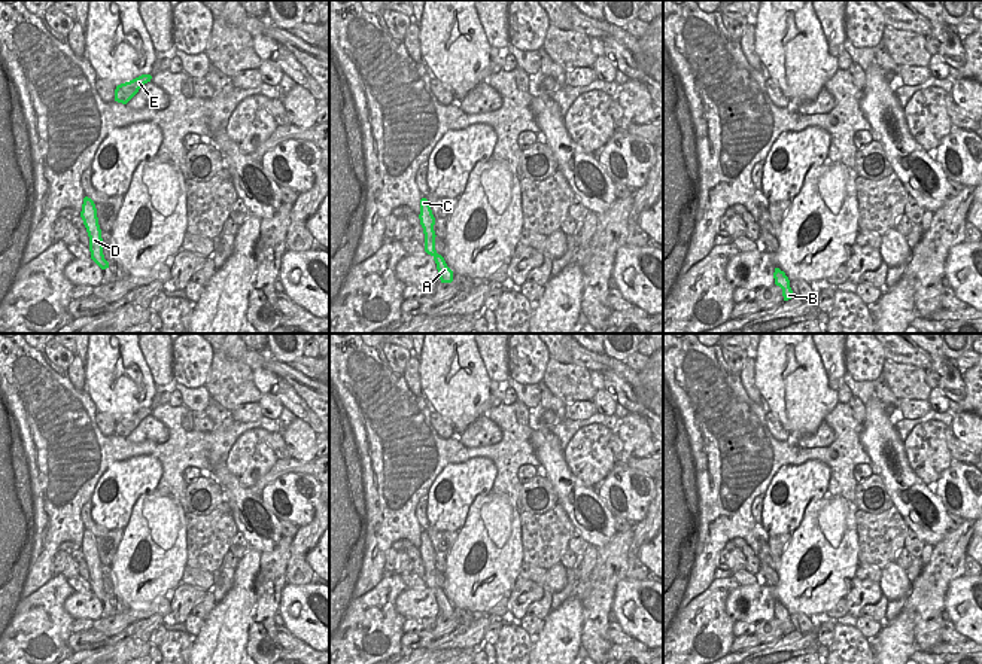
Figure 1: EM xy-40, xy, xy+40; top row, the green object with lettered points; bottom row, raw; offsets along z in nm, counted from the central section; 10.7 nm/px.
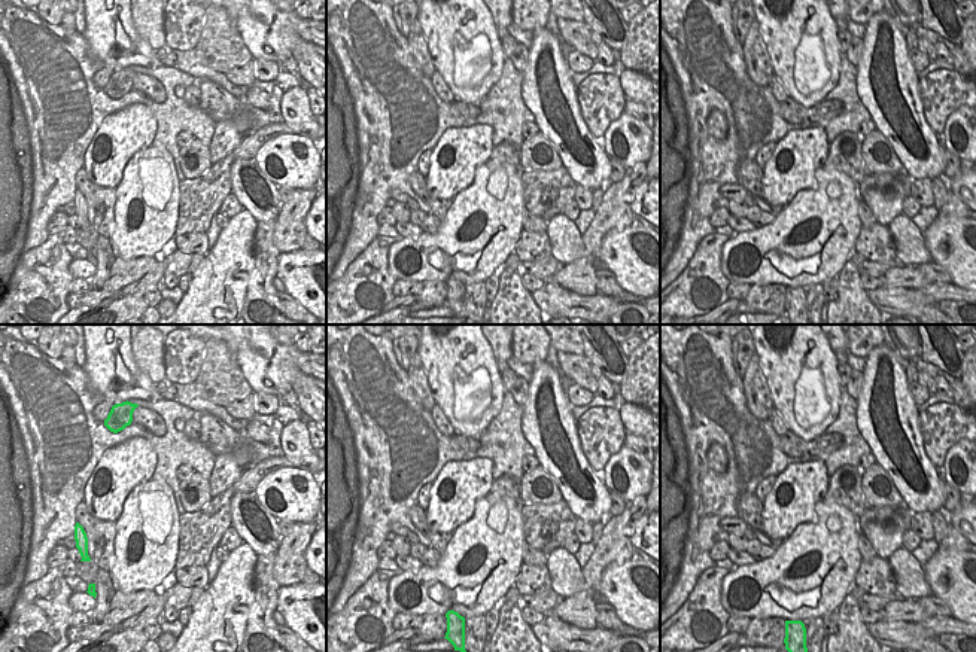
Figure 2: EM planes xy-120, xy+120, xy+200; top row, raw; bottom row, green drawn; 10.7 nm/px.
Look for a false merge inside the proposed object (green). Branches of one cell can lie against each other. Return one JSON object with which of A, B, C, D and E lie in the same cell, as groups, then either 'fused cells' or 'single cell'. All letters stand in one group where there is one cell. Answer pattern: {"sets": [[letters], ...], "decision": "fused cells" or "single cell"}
{"sets": [["A", "B", "C", "D", "E"]], "decision": "single cell"}

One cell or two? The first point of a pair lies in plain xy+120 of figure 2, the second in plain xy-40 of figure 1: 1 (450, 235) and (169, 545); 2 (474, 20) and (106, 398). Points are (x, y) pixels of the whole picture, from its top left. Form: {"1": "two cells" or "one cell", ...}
{"1": "one cell", "2": "one cell"}

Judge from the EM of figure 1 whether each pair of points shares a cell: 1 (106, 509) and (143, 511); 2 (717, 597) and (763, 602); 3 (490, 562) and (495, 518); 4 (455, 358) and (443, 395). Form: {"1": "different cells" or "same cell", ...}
{"1": "different cells", "2": "different cells", "3": "same cell", "4": "same cell"}

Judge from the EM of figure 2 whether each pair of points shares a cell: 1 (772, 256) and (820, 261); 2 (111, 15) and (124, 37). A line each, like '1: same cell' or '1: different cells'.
1: same cell
2: same cell

